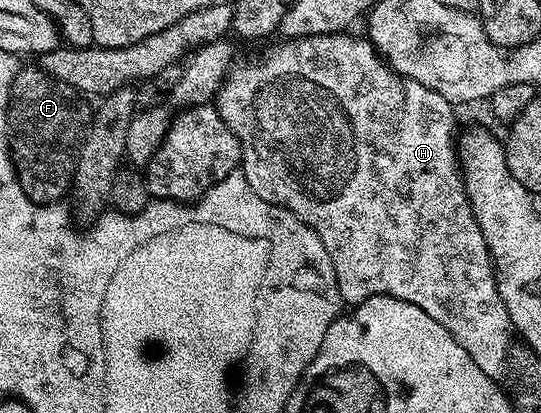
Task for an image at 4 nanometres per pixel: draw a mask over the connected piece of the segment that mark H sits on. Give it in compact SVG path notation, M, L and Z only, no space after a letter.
M332 32L322 36L304 36L298 40L286 39L281 42L285 44L271 49L269 56L263 57L258 64L245 64L237 69L234 67L222 79L215 97L215 107L241 147L240 171L244 172L251 190L255 190L259 198L293 212L307 226L311 226L315 234L319 234L319 242L323 242L323 246L327 246L327 254L331 254L335 282L346 305L359 305L372 296L390 296L411 302L411 306L419 306L423 314L428 314L432 320L439 322L439 326L446 328L451 338L455 338L455 342L459 342L459 346L471 354L475 366L479 366L487 378L504 381L505 371L509 372L511 368L509 347L515 341L515 329L503 298L499 298L493 259L487 250L487 242L483 242L483 230L479 230L479 222L473 213L469 195L465 192L465 178L461 175L457 159L459 127L453 117L454 105L443 98L443 94L435 94L435 90L427 90L427 86L400 76L377 55L377 49L368 39L361 37L360 40L357 36L349 35L353 34Z

